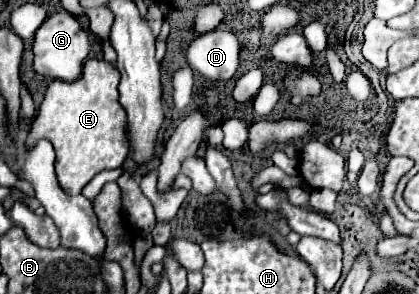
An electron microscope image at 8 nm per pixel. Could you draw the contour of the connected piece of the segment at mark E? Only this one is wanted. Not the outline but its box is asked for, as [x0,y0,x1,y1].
[26,59,128,195]

